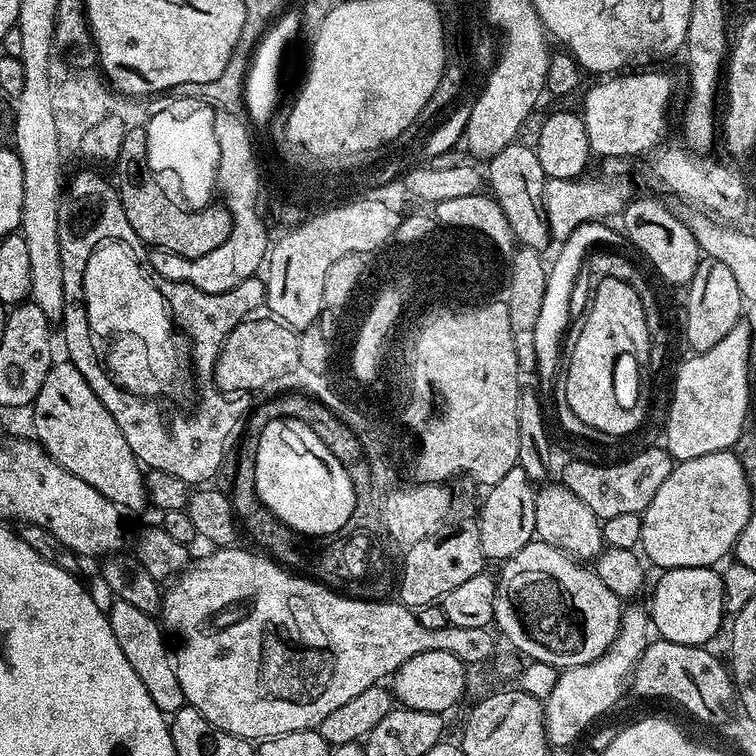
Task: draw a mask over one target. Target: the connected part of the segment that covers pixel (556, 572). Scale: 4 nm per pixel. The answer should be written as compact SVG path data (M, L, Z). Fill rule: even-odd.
M533 539L532 543L526 545L522 550L518 550L518 554L514 554L510 559L503 561L500 576L495 577L496 595L499 597L494 602L494 624L500 627L500 632L524 655L528 660L537 660L538 662L546 662L550 666L554 666L558 670L572 667L582 666L583 664L592 664L603 654L606 649L614 642L614 638L619 633L619 618L622 607L621 597L614 594L614 590L609 590L602 582L602 578L596 576L595 571L591 567L585 566L579 559L575 559L564 552L560 552L556 548L551 548L548 544L544 544L540 539Z

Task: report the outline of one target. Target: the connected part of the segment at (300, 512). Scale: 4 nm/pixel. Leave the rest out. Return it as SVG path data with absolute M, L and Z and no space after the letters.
M289 418L270 422L266 430L262 430L256 451L256 468L260 472L258 491L262 494L262 502L280 512L280 518L288 520L288 526L302 532L329 533L348 517L352 508L352 489L345 471L340 469L340 461L329 448L329 441L323 440L308 424L311 423L300 418Z

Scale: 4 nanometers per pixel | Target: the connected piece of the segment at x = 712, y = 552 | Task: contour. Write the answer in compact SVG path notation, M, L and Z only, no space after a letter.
M736 452L702 454L702 458L679 461L643 510L639 547L644 548L647 563L657 564L660 570L711 568L735 549L738 534L754 514L752 505L754 499Z

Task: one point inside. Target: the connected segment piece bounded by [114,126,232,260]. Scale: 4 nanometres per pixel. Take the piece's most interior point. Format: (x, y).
(168, 227)

